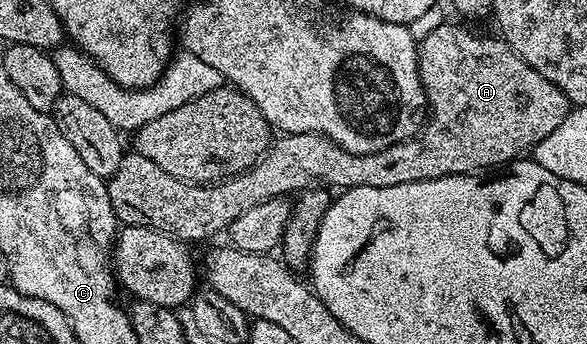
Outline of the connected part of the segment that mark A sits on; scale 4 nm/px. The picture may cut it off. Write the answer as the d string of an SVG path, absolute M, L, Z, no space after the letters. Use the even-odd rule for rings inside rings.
M439 25L428 31L418 42L419 74L427 96L429 116L421 132L407 141L397 143L385 151L369 155L347 153L337 143L319 133L288 133L280 136L267 152L244 173L232 175L218 183L193 185L189 181L173 179L169 171L161 171L157 163L145 159L145 155L134 151L124 152L121 167L109 179L111 206L116 218L123 225L140 225L169 233L184 243L207 241L219 232L230 230L237 215L245 215L249 207L265 203L274 197L286 198L287 193L298 194L312 186L330 187L335 191L353 187L397 187L397 183L432 181L442 177L456 177L462 173L479 175L482 169L495 169L498 165L510 166L524 155L530 154L536 145L557 131L561 123L571 114L571 101L541 71L533 71L521 55L509 48L502 36L474 37L459 25Z

